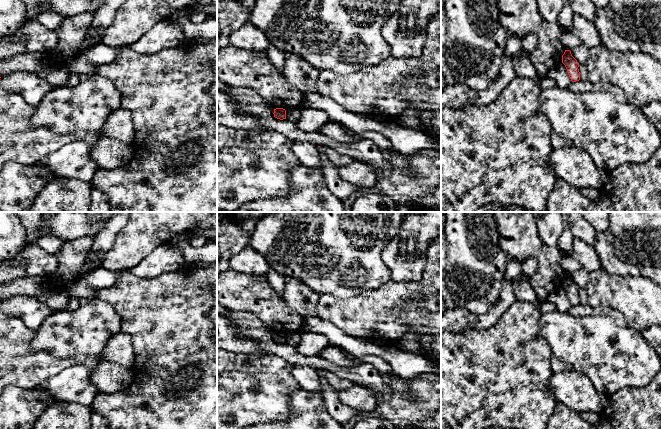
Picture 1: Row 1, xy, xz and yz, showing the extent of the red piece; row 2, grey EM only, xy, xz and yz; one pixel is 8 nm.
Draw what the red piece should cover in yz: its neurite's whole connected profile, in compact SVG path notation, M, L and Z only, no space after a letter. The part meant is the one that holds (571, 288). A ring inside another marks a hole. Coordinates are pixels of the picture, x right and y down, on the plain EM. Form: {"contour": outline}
{"contour": "M565 274L562 279L562 287L565 289L568 299L572 306L576 306L580 304L580 296L579 296L579 287L572 280L570 274Z"}

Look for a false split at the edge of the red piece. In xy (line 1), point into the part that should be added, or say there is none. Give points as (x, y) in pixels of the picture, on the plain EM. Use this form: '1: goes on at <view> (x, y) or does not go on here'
1: does not go on here

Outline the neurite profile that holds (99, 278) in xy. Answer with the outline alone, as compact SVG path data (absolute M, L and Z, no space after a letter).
M101 266L89 272L83 278L92 288L107 288L115 284L117 272L109 271Z

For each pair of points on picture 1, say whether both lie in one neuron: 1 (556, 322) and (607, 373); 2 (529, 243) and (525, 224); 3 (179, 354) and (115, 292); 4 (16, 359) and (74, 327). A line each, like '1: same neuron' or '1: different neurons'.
1: same neuron
2: same neuron
3: same neuron
4: different neurons

